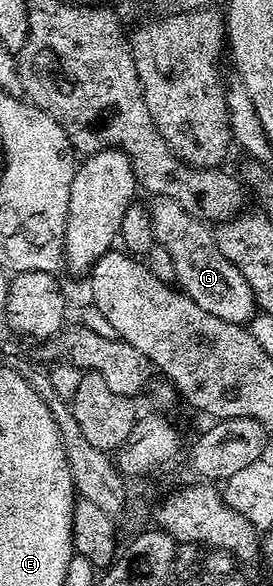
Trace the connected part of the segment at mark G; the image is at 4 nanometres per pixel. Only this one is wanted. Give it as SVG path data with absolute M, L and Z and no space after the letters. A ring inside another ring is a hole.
M154 198L151 203L149 203L148 209L152 220L154 241L164 248L164 252L168 252L168 256L172 256L173 281L176 283L177 289L181 290L183 294L187 294L197 306L204 308L204 312L208 312L220 320L231 322L237 326L249 323L249 318L256 314L252 288L244 280L240 270L218 251L218 246L214 242L207 223L200 218L192 217L188 212L184 212L184 208L180 208L180 204L176 204L176 200Z

